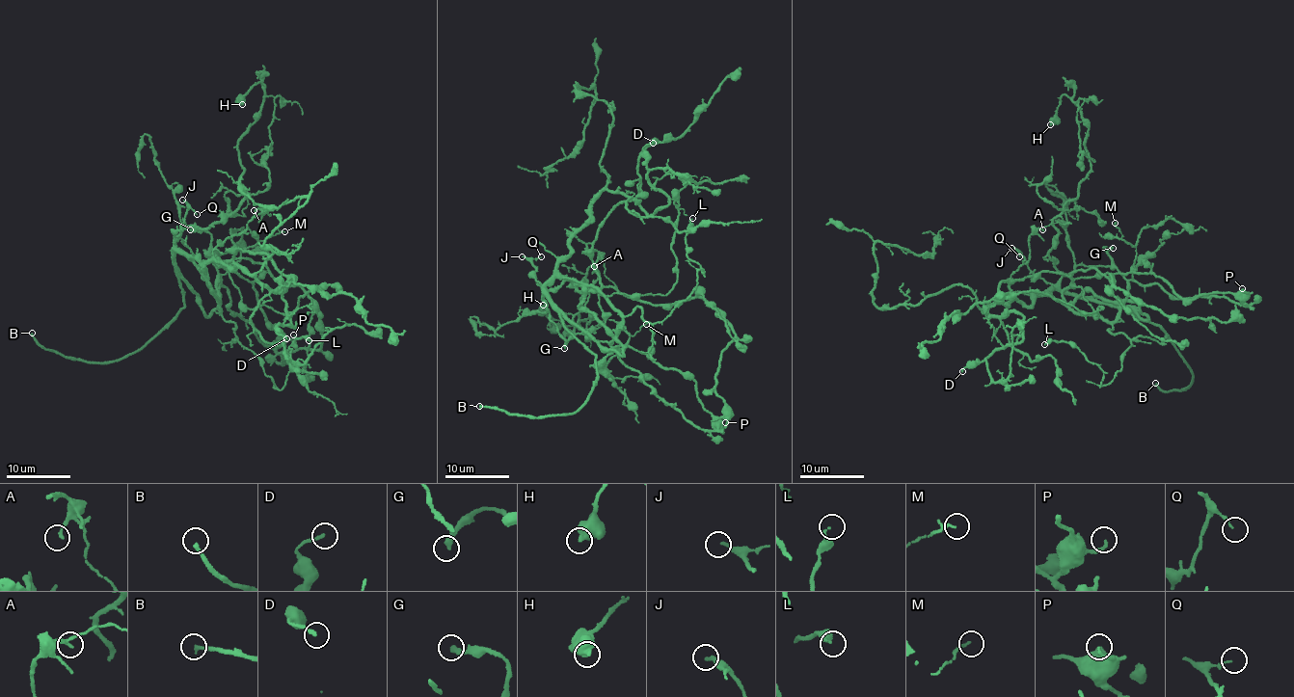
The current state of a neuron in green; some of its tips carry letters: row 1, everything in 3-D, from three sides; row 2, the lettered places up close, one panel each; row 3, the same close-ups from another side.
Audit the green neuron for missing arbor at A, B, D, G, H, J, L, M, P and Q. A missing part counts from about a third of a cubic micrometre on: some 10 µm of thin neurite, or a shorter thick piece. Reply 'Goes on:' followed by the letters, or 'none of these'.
Goes on: B, G

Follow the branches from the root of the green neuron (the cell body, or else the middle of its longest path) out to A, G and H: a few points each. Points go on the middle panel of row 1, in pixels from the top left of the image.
A: (574, 236), (586, 243), (591, 252), (598, 253), (594, 266)
G: (574, 236), (557, 269), (581, 285), (580, 307), (614, 339), (608, 343), (576, 334), (564, 348)
H: (574, 236), (542, 300), (566, 280), (581, 282), (573, 332), (564, 335), (543, 305)

